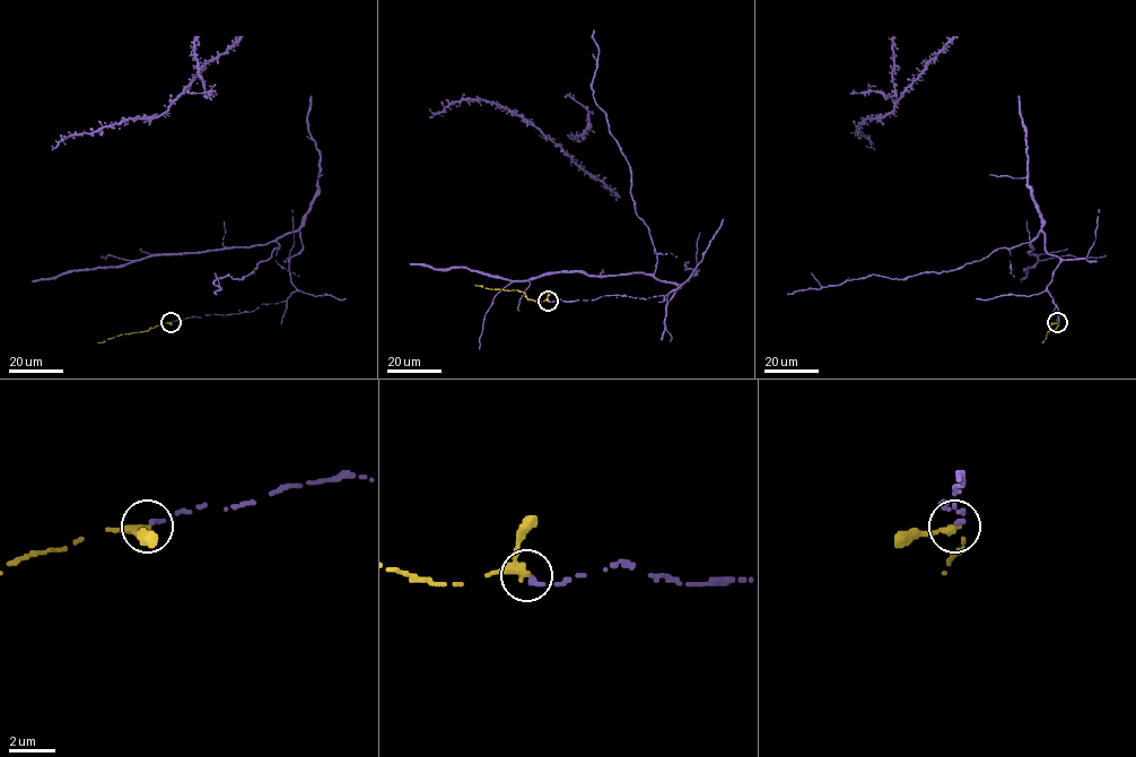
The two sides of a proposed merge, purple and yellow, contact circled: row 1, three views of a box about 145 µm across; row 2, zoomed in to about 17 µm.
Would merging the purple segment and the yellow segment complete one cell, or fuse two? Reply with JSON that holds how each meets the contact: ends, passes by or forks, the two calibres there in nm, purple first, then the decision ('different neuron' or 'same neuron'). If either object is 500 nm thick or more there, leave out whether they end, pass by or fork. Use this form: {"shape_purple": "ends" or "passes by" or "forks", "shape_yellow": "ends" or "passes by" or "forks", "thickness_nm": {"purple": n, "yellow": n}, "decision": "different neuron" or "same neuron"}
{"shape_purple": "ends", "shape_yellow": "passes by", "thickness_nm": {"purple": 200, "yellow": 280}, "decision": "same neuron"}

